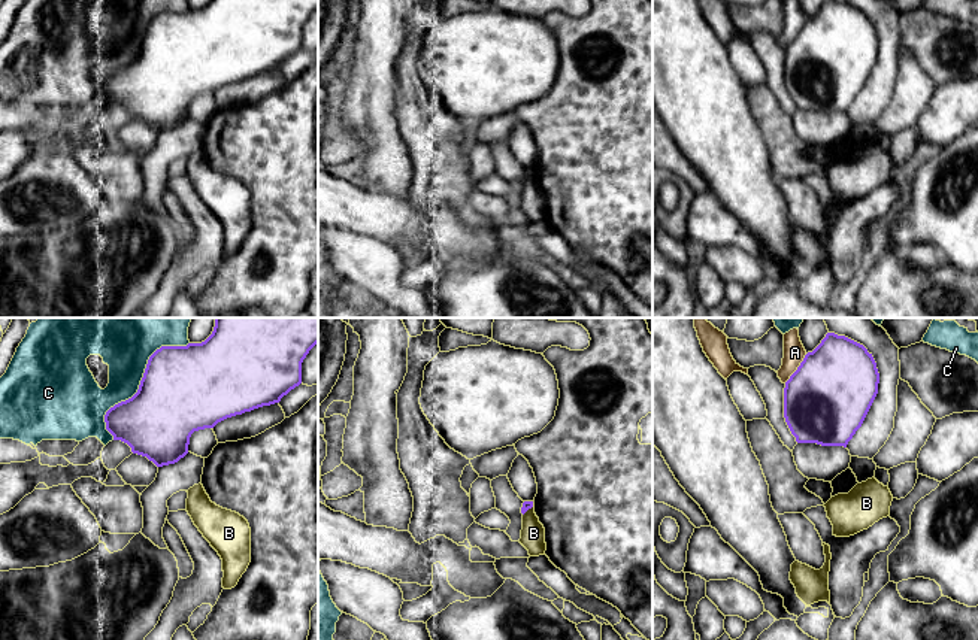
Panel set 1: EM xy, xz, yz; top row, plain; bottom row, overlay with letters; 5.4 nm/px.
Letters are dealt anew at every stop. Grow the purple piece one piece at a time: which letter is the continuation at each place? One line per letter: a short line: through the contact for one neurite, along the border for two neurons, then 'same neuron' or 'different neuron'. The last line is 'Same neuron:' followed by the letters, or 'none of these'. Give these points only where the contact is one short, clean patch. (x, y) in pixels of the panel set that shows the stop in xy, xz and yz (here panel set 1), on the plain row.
A: different neuron
B: line xz (533, 169), (523, 181); different neuron
C: different neuron
Same neuron: none of these

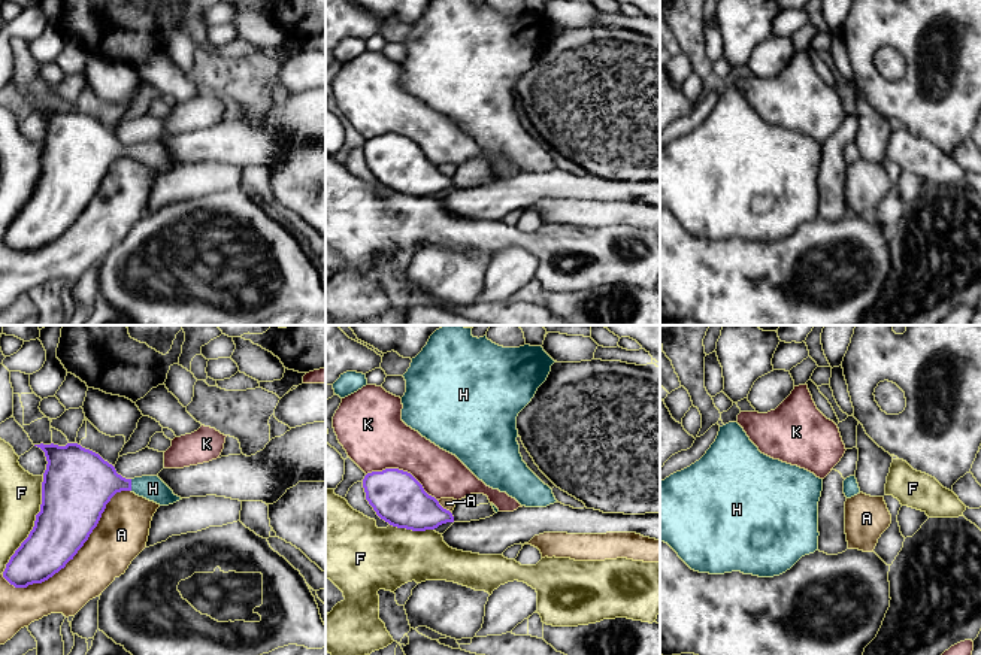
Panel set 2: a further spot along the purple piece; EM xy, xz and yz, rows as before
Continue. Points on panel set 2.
A: different neuron
F: different neuron
H: line xy (84, 148), (130, 151), (153, 154); same neuron
K: different neuron
Same neuron: H

